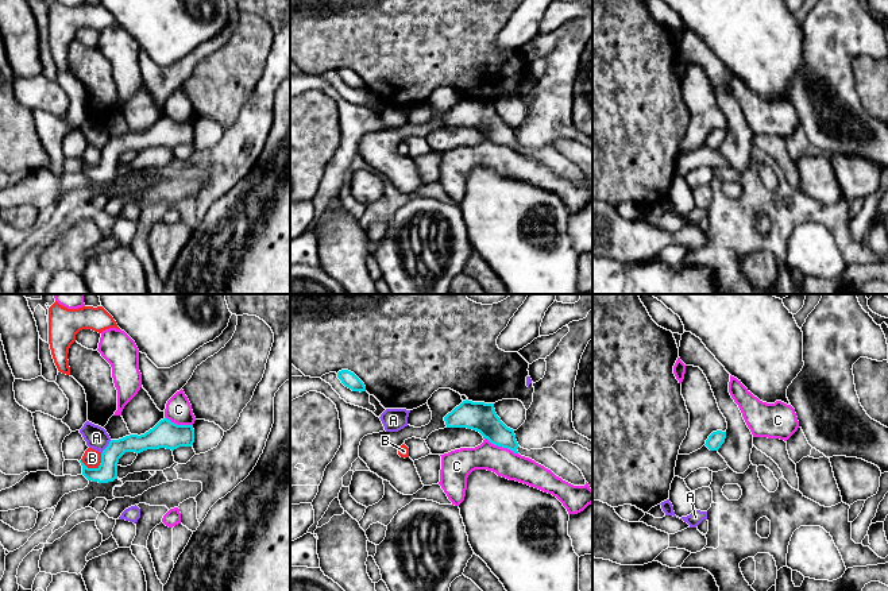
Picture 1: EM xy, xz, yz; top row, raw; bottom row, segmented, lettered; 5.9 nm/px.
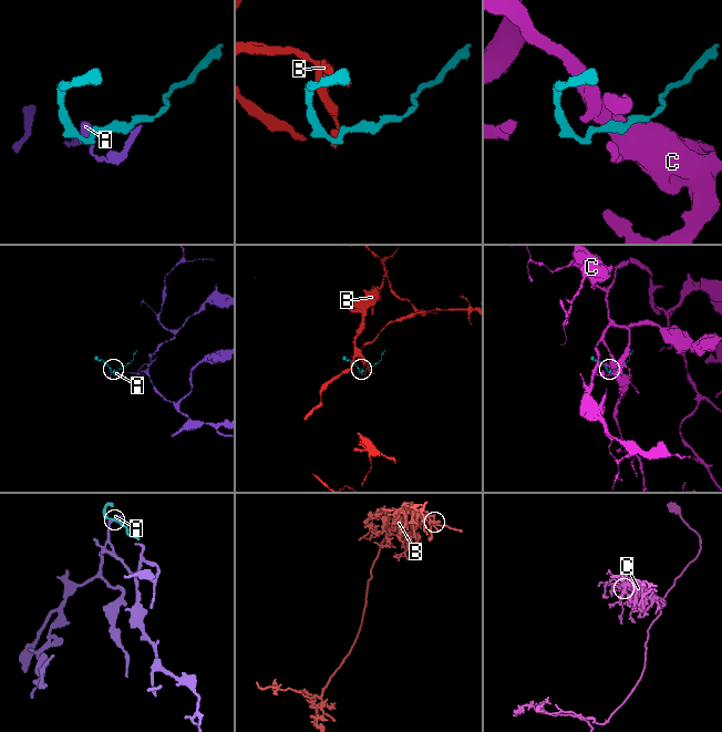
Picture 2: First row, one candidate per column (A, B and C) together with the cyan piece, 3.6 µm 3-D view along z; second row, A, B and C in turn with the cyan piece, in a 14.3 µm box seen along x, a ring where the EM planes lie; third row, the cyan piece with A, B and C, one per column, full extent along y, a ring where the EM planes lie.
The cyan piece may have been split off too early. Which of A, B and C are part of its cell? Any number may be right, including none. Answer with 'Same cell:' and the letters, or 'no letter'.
Same cell: no letter

